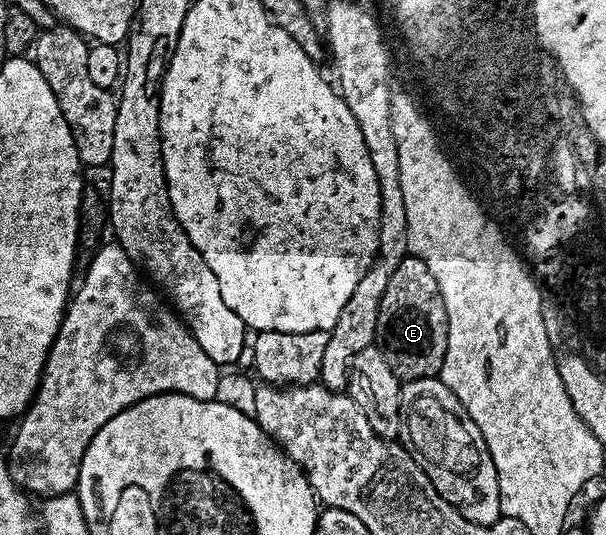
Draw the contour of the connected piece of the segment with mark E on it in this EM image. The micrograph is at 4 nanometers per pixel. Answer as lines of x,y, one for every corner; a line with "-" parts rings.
408,254
391,270
379,310
381,350
389,369
400,381
433,379
439,374
449,345
445,301
429,265
418,255

